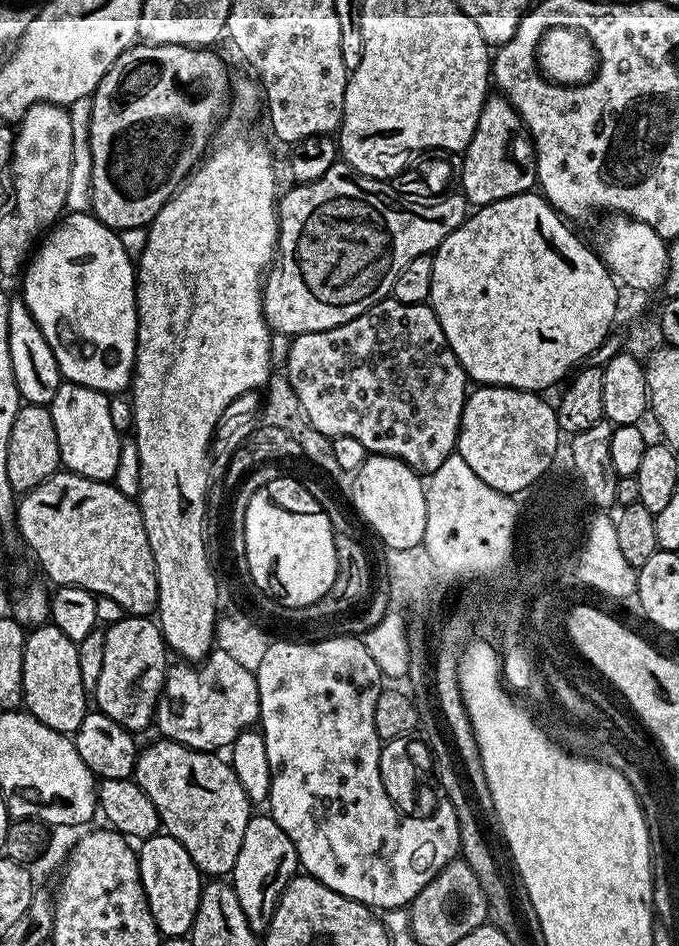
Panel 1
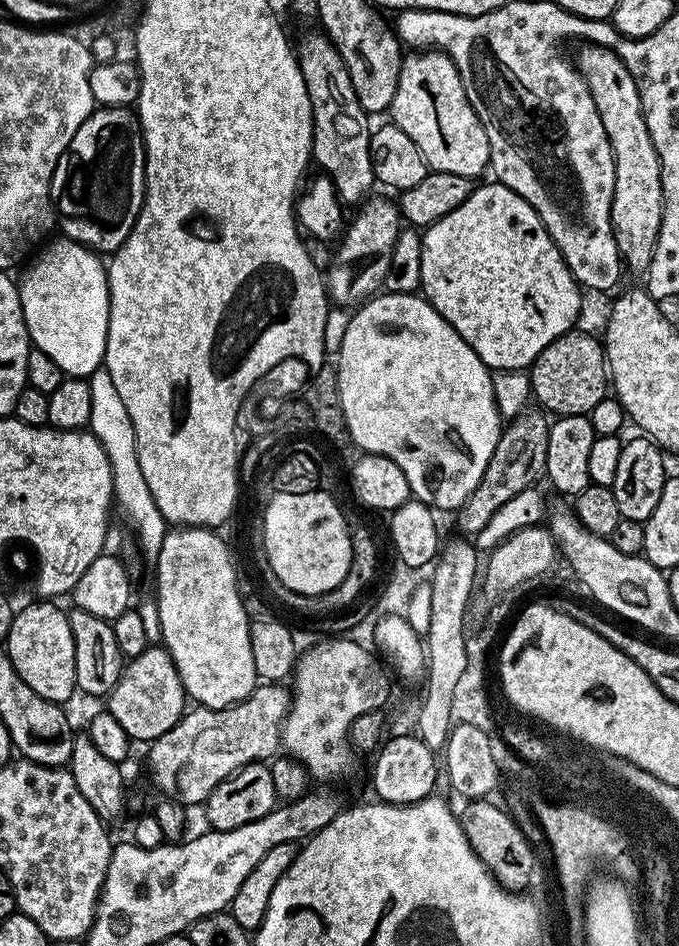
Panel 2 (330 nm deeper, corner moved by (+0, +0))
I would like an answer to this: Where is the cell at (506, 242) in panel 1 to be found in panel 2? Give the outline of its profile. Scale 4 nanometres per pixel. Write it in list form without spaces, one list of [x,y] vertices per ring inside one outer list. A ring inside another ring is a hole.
[[[491,182],[473,187],[470,198],[458,206],[458,210],[450,210],[442,218],[438,218],[434,223],[429,224],[422,232],[422,278],[420,279],[420,288],[425,300],[428,300],[450,326],[466,343],[478,354],[478,358],[490,370],[499,370],[501,372],[514,372],[527,369],[536,361],[538,354],[550,346],[550,342],[557,340],[562,334],[573,331],[576,319],[580,313],[580,294],[581,285],[577,284],[572,276],[572,271],[568,268],[568,263],[562,258],[558,246],[552,241],[552,236],[546,230],[546,226],[540,220],[540,215],[514,190],[510,190],[505,184]]]

